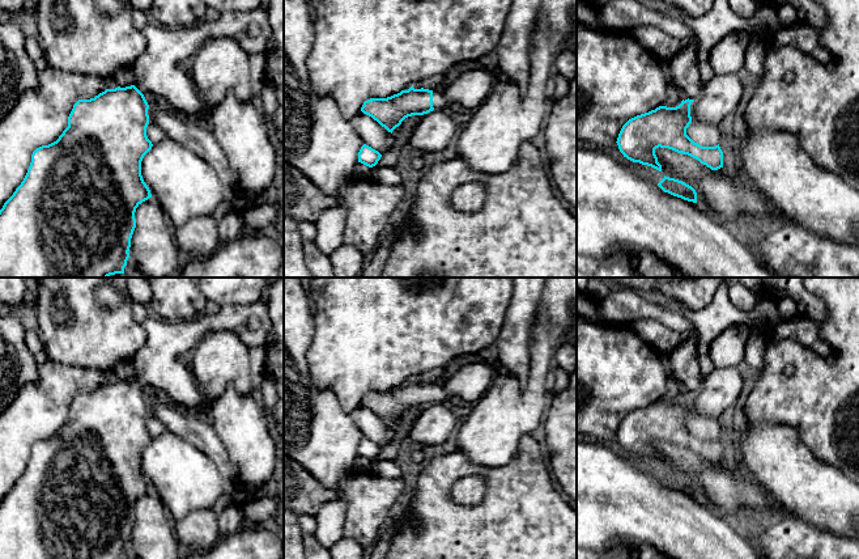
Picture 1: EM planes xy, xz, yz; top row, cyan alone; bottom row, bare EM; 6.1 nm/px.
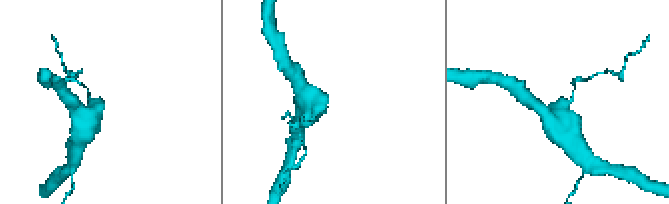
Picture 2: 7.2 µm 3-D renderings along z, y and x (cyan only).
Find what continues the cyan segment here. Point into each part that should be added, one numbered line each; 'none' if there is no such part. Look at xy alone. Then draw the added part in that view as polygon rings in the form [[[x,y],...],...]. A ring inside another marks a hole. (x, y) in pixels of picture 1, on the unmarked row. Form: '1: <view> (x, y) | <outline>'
1: xy (161, 363) | [[[267,302],[225,305],[213,316],[166,321],[148,317],[143,323],[145,344],[129,360],[135,380],[144,388],[163,390],[175,406],[207,414],[208,399],[197,388],[188,355],[211,331],[230,330],[248,347],[264,347],[272,322]]]

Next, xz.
1: xz (467, 385) | [[[482,363],[464,364],[452,376],[433,384],[433,401],[473,405],[486,393],[497,374],[497,369]]]

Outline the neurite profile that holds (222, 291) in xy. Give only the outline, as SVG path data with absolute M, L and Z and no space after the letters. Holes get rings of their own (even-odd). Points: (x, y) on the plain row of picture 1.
M199 278L200 289L207 301L218 308L247 305L261 300L265 287L275 278Z

